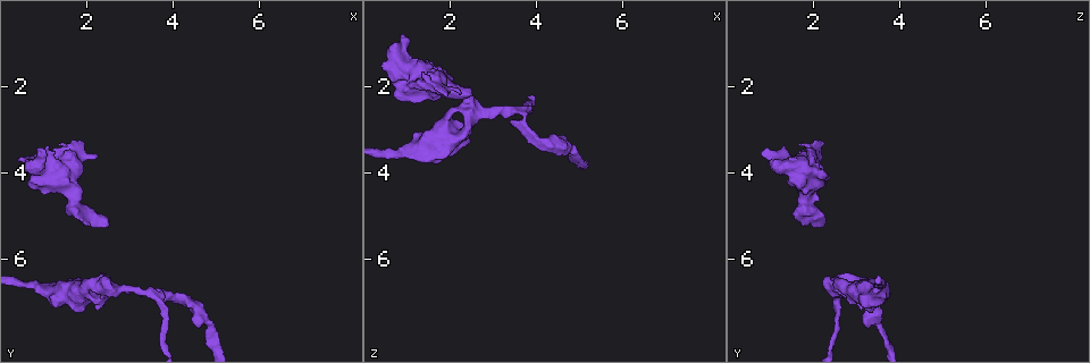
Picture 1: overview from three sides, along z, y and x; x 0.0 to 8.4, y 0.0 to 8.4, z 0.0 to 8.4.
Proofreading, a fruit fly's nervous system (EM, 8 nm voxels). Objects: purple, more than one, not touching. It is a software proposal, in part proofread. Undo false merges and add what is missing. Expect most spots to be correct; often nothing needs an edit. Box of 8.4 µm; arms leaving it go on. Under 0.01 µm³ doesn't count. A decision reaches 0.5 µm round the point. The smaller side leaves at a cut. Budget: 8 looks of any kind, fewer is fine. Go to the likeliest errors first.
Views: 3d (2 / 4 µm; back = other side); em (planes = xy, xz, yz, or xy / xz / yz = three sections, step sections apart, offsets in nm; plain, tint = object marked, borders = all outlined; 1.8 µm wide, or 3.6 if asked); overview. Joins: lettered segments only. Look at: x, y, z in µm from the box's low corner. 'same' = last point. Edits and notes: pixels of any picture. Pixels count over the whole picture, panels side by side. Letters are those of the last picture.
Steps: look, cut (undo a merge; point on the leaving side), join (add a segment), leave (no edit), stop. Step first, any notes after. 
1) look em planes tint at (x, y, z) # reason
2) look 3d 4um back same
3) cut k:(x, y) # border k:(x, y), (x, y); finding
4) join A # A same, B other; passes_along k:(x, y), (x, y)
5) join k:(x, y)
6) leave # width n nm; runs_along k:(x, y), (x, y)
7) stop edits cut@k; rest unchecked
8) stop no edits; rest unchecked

look em planes borders at (3.35, 6.80, 2.60) # a fork

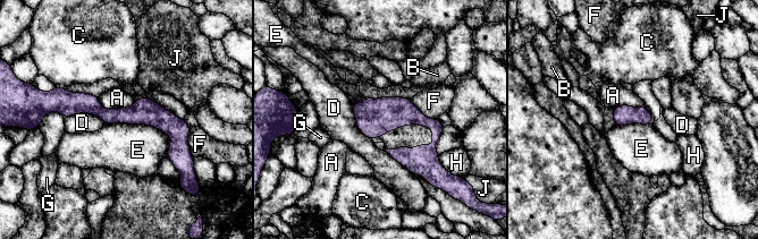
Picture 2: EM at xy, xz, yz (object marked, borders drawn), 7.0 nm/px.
leave # A other, B other, C other, D other, E other, F other, G other, H other, J other; runs_along 2:(59, 107), (156, 116), (185, 152); one cell here

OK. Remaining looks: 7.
look 3d 4um at (0.85, 3.60, 0.75) # an open end

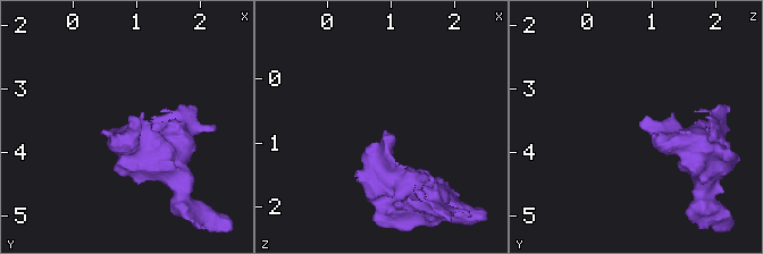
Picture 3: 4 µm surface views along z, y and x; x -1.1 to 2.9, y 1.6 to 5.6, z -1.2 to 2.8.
look em planes borders at (0.90, 3.50, 0.80) # shape alone is not enough

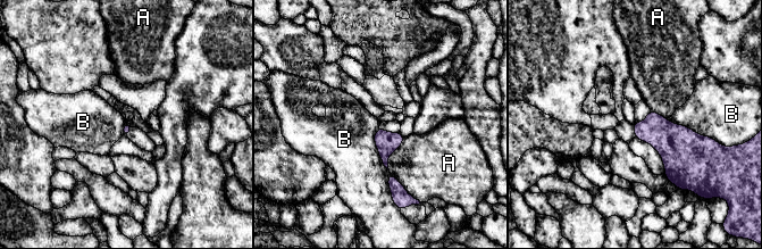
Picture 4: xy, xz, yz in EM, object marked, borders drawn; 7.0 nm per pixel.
leave # longest_contact B 360 nm; A other, B other; none of them fits

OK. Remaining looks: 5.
look em xz step 16 tint at (2.40, 5.20, 2.00) # branch stops here

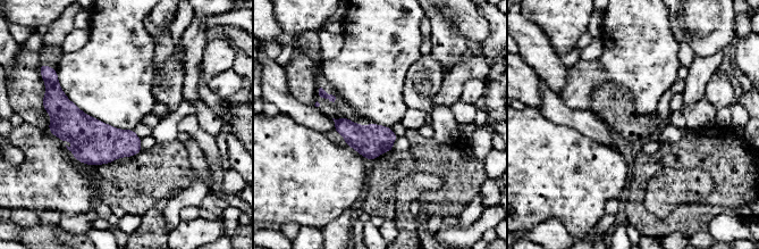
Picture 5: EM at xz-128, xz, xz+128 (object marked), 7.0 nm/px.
look em planes borders same

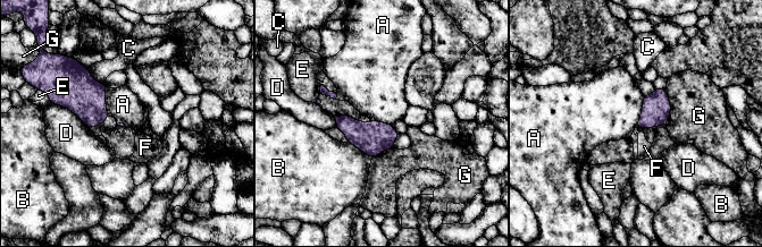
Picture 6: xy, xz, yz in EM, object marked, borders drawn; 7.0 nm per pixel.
join F # A other, B other, C other, D other, E other, F same, G other; passes_along 6:(656, 107), (641, 128), (644, 146); it goes on there

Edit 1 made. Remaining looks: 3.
stop edits join@6; rest unchecked

